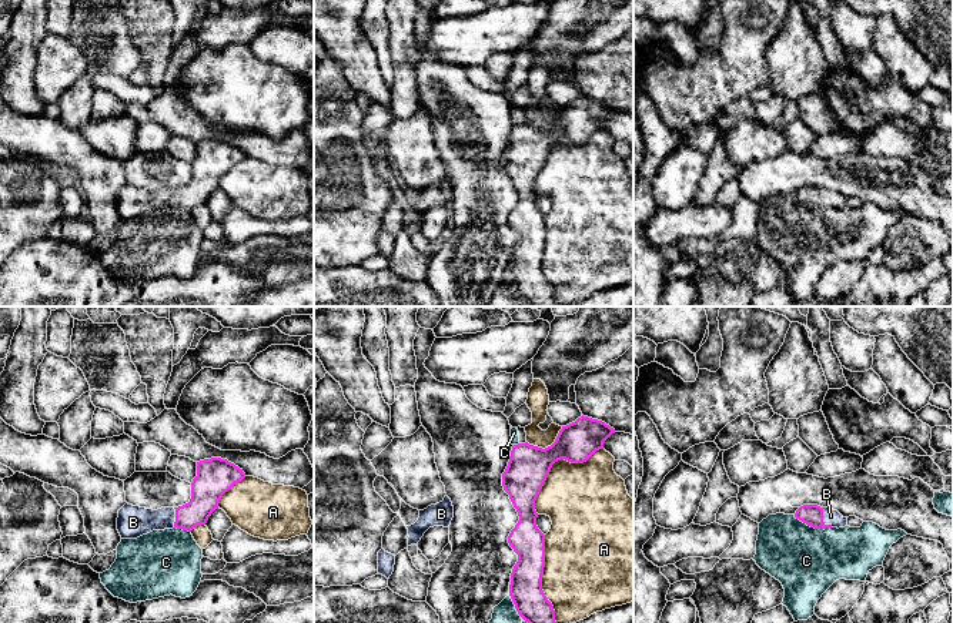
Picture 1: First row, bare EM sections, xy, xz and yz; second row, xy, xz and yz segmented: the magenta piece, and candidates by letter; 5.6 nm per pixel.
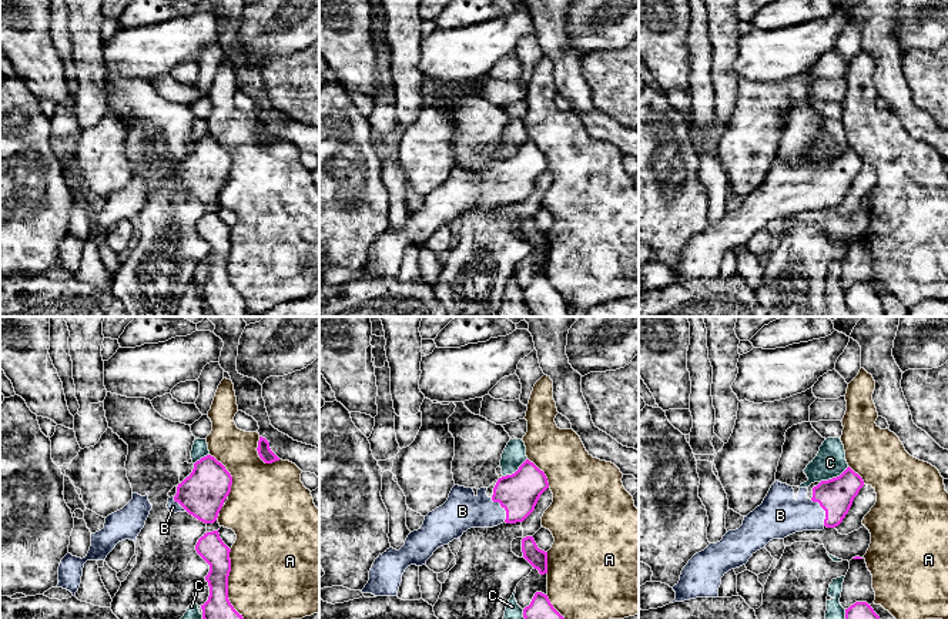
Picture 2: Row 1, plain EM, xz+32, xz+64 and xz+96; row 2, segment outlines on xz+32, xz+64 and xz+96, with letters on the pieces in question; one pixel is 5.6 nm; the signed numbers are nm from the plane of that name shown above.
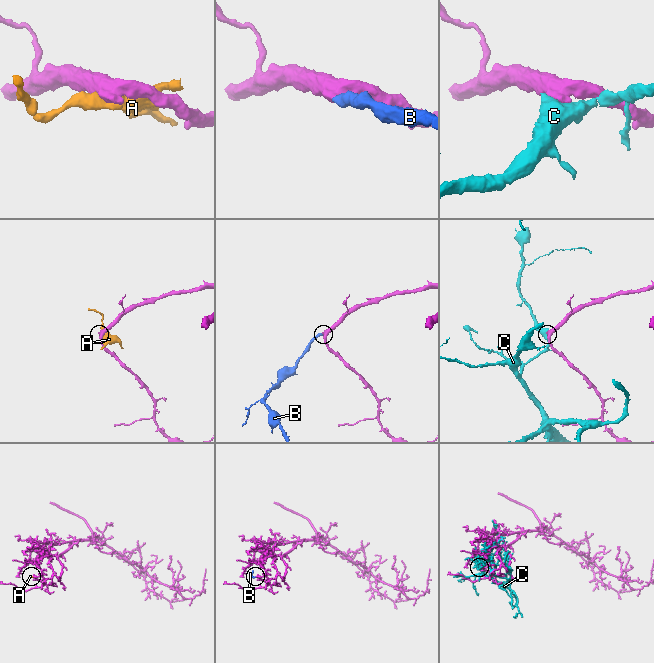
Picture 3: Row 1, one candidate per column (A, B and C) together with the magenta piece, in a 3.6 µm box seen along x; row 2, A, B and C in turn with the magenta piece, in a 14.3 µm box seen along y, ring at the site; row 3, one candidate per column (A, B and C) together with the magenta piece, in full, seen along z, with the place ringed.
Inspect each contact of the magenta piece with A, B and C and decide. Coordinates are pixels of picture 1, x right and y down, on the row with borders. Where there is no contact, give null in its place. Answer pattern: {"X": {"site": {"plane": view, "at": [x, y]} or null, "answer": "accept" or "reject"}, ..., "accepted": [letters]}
{"A": {"site": {"plane": "xz", "at": [554, 462]}, "answer": "reject"}, "B": {"site": {"plane": "yz", "at": [822, 519]}, "answer": "accept"}, "C": {"site": {"plane": "yz", "at": [816, 528]}, "answer": "reject"}, "accepted": ["B"]}

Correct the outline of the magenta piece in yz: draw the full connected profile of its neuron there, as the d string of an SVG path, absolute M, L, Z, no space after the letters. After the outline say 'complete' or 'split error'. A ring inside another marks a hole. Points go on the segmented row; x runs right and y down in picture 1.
M817 505L800 506L795 518L802 520L810 527L845 527L847 526L847 518L843 518L837 510L829 508L820 508Z; split error

